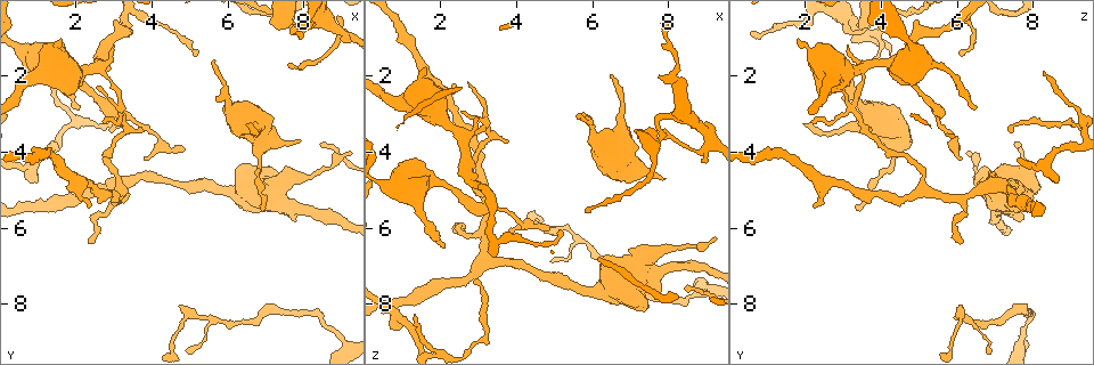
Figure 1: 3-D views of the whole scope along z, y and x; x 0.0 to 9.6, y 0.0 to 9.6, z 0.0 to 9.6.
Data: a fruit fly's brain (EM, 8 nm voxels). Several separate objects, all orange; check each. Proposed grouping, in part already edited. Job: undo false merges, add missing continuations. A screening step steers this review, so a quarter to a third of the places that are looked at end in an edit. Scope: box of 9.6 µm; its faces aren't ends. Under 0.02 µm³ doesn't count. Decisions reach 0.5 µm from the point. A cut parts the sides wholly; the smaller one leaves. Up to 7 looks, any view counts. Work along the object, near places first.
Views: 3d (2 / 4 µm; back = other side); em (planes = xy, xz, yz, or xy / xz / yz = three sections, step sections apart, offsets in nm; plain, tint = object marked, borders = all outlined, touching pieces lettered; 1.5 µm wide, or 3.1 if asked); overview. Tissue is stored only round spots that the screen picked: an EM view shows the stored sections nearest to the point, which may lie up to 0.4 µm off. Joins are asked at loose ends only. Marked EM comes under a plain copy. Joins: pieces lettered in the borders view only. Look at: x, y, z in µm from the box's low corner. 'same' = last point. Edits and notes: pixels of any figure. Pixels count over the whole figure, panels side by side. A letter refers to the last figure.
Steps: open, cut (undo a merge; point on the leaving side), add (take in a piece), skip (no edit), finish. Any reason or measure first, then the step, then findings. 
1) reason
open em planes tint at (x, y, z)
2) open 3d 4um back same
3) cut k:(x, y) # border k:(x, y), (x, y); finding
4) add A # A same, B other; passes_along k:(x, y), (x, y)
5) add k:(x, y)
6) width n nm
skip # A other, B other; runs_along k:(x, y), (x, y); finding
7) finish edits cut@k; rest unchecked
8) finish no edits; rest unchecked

end of a long branch
open em yz step 4 tint at (2.90, 3.45, 7.35)

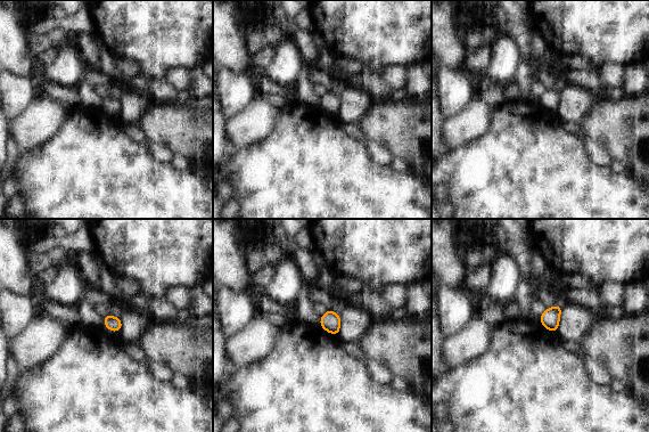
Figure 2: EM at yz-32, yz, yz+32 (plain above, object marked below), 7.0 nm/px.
open em planes tint same

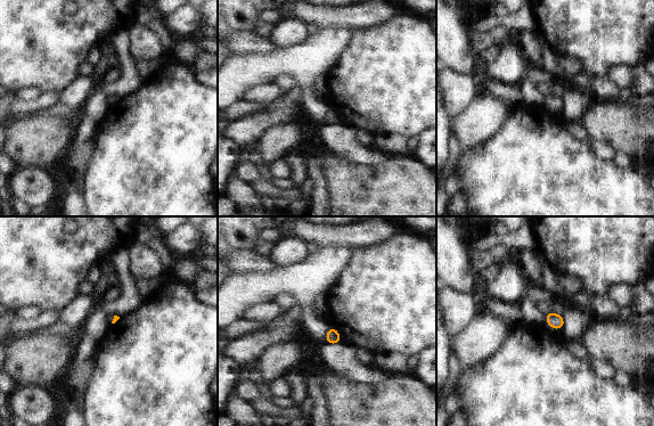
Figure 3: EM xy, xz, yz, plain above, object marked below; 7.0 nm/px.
open em planes borders same

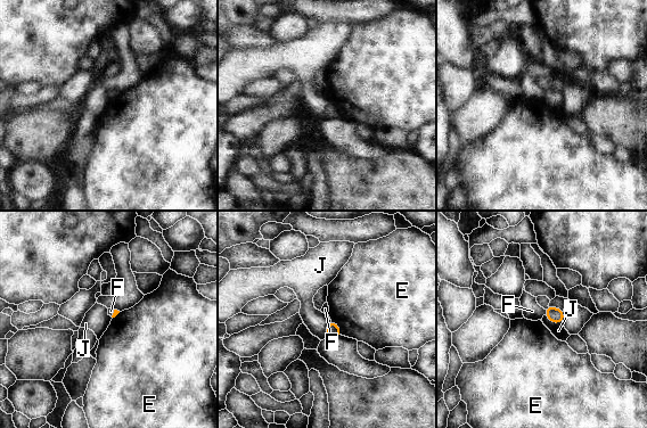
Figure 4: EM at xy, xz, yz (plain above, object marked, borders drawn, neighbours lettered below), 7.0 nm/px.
skip # E other, F other, J other; border 4:(545, 314), (553, 322), (562, 322); no lettered piece goes on from it

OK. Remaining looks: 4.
thick turns thin
open 3d 4um at (6.85, 4.25, 4.30)

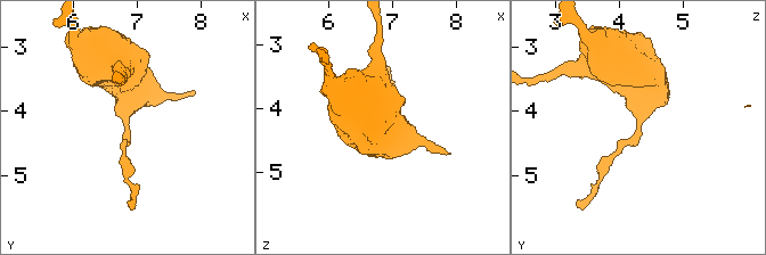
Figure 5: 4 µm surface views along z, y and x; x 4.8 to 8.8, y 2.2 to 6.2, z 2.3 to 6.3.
now the EM
open em planes tint at (6.80, 4.20, 4.30)

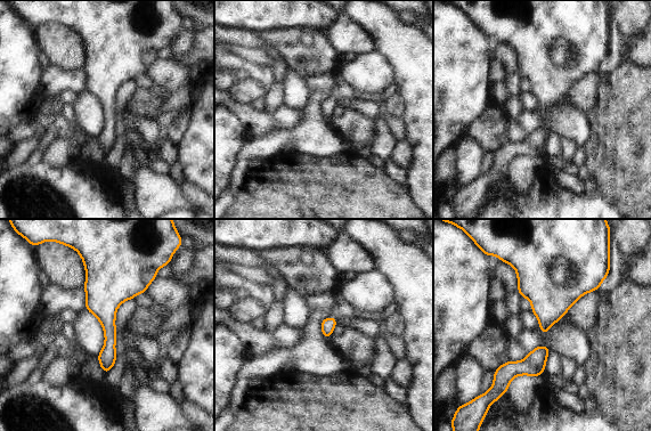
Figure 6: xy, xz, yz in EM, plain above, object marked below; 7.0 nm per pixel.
what lies round it
open em planes borders same

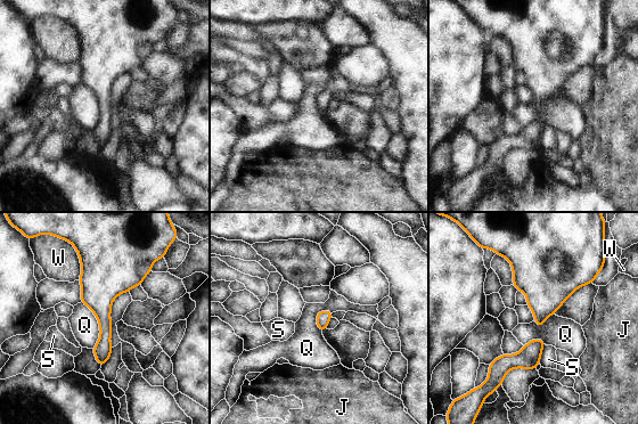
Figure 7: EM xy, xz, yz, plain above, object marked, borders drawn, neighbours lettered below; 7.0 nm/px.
width 100 nm; longest_contact Q 360 nm
skip # J other, Q other, S other, W other; one cell here

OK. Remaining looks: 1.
finish no edits; rest unchecked

